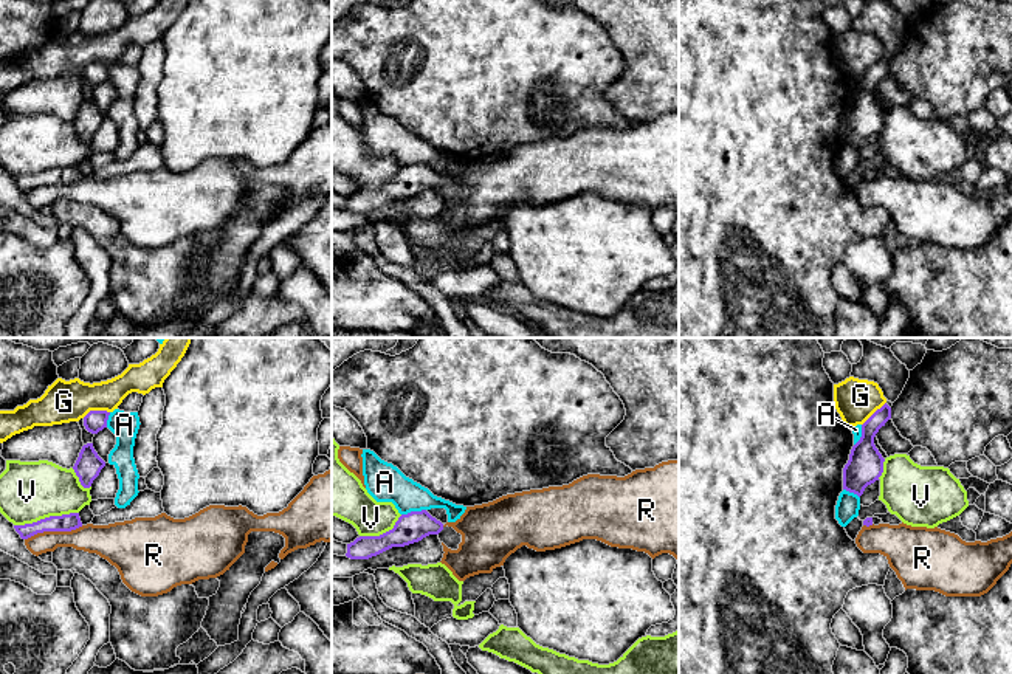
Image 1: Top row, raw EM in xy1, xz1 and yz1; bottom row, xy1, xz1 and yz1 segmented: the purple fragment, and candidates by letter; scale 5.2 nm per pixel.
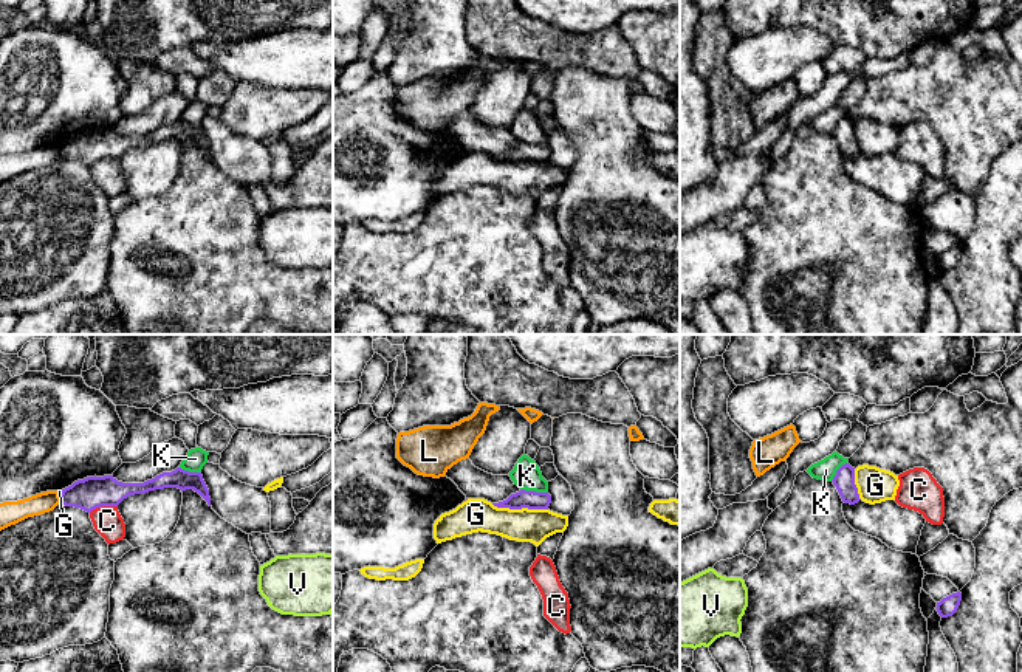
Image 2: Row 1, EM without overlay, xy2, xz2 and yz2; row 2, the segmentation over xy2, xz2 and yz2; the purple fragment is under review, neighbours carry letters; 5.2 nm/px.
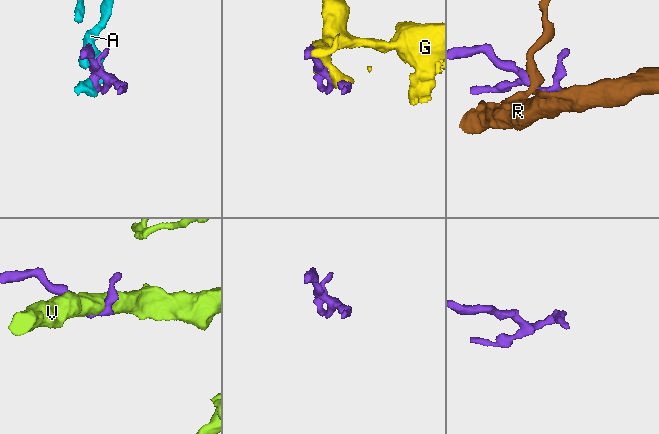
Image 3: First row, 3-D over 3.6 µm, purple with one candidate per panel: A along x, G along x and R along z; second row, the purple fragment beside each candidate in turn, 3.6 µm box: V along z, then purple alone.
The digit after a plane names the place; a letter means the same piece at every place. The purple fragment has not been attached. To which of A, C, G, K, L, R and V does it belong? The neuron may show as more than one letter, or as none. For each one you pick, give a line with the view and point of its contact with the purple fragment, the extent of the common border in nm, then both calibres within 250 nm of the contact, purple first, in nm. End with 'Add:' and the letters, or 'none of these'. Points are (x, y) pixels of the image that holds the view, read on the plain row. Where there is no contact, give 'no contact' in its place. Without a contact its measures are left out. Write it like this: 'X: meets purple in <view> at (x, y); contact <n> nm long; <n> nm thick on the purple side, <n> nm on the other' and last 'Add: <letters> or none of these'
Add: none of these

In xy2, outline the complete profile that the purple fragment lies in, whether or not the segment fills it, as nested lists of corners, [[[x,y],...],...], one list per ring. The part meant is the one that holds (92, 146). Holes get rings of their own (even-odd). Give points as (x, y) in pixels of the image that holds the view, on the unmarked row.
[[[177,121],[172,125],[163,125],[144,136],[122,136],[113,129],[87,130],[62,142],[60,158],[91,166],[101,159],[118,159],[129,149],[146,147],[164,141],[178,141],[181,144],[194,142],[211,159],[209,142],[201,125],[189,125],[181,121]]]

